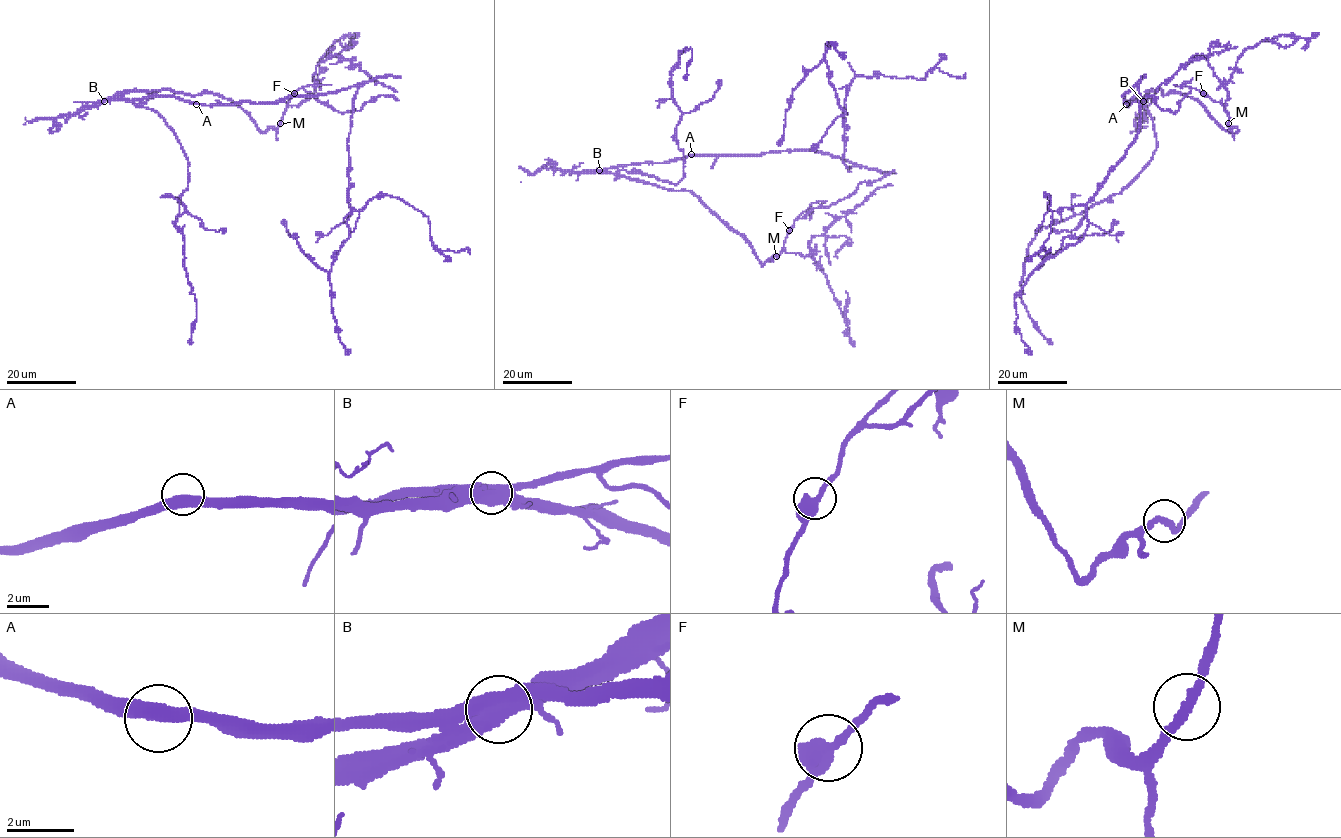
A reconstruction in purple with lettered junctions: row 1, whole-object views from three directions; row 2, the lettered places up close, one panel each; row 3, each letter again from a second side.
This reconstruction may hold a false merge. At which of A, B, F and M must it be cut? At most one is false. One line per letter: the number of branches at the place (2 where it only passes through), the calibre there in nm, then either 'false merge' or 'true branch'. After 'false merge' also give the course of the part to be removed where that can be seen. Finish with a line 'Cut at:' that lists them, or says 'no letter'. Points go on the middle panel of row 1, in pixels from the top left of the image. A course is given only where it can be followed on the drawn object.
A: 2 | 440 nm | true branch
B: 2 | 650 nm | false merge | (599, 170), (670, 190), (691, 190), (736, 231), (762, 265), (783, 251), (812, 252), (846, 323), (846, 290)
F: 2 | 480 nm | true branch
M: 2 | 280 nm | true branch
Cut at: B

